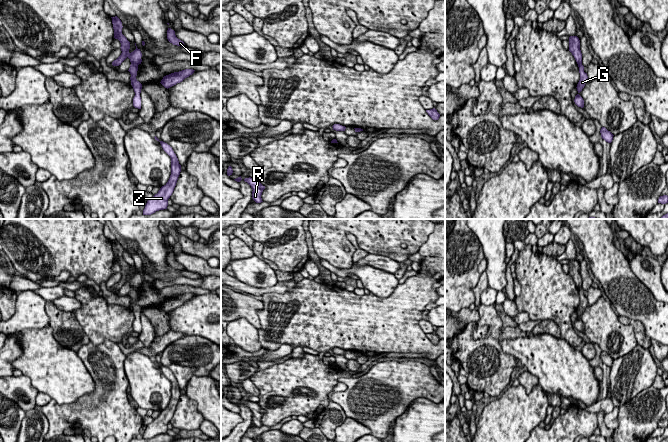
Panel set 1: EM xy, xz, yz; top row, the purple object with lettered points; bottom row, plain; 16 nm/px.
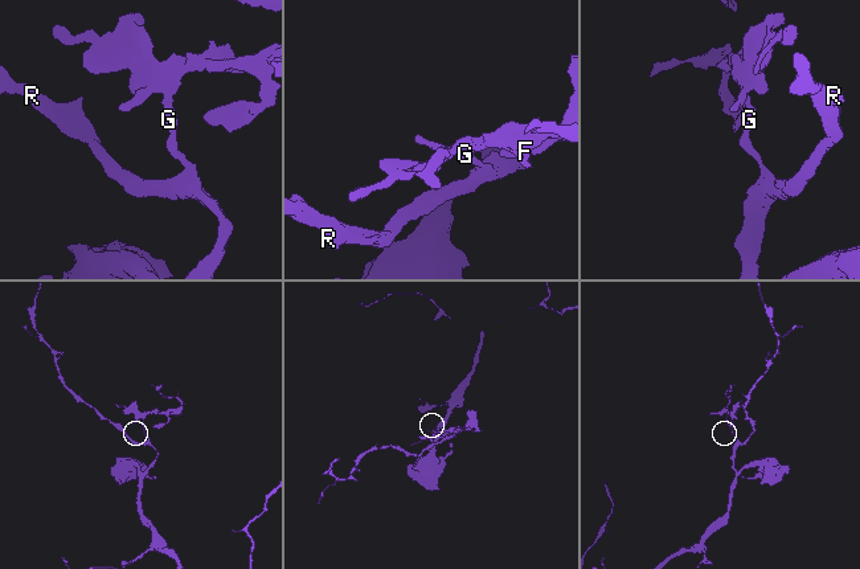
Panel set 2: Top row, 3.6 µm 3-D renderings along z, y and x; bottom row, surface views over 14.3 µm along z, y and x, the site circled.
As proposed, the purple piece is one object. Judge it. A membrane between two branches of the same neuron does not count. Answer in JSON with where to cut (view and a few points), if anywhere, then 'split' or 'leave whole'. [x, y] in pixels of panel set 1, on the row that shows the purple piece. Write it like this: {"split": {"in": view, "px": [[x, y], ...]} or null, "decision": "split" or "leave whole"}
{"split": {"in": "xy", "px": [[131, 63], [137, 65]]}, "decision": "split"}

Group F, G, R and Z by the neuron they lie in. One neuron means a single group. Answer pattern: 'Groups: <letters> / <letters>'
Groups: F / G R Z

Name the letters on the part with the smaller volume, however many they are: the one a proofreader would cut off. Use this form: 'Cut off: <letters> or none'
Cut off: F

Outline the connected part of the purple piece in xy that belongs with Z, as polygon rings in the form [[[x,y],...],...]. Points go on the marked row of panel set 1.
[[[156,136],[154,138],[155,140],[160,142],[163,150],[171,158],[171,175],[168,182],[160,188],[158,193],[147,201],[143,210],[143,215],[151,215],[156,211],[167,209],[168,199],[174,191],[178,177],[181,172],[181,165],[179,164],[178,158],[174,153],[172,147],[167,143],[160,141]]]

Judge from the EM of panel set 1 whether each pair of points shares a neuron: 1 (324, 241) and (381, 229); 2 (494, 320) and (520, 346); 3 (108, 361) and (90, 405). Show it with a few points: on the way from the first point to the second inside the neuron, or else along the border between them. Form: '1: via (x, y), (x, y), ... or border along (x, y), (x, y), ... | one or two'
1: via (338, 229), (367, 229) | one
2: border along (527, 333), (501, 339), (502, 351) | two
3: via (108, 372), (108, 387), (101, 394) | one

